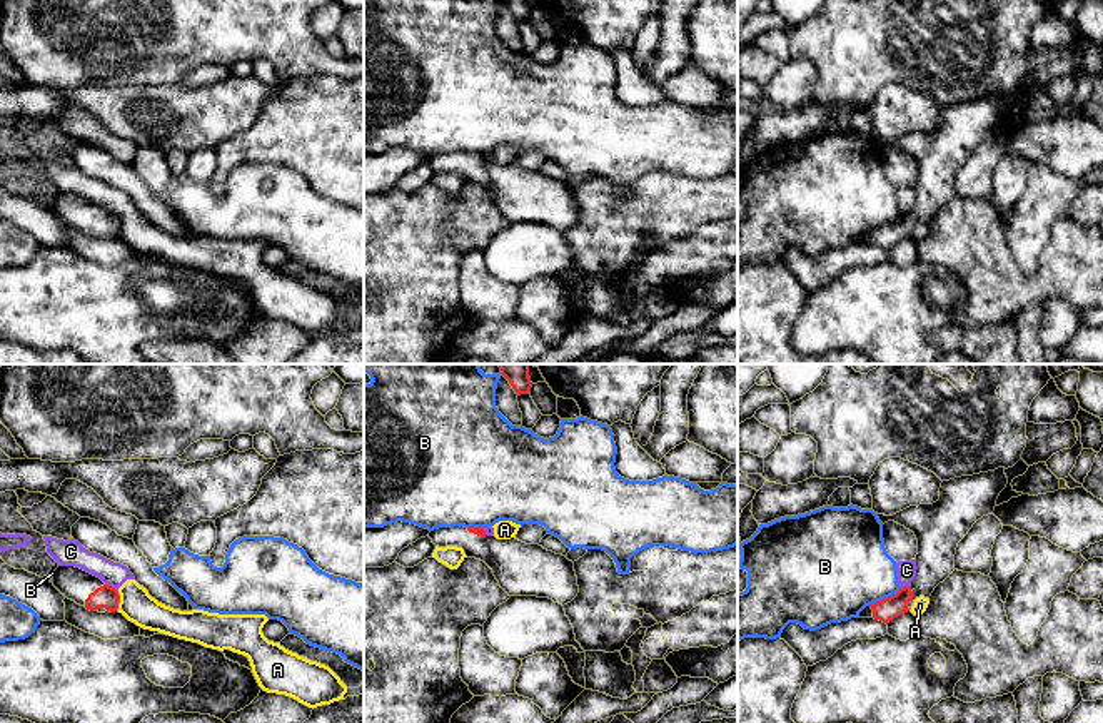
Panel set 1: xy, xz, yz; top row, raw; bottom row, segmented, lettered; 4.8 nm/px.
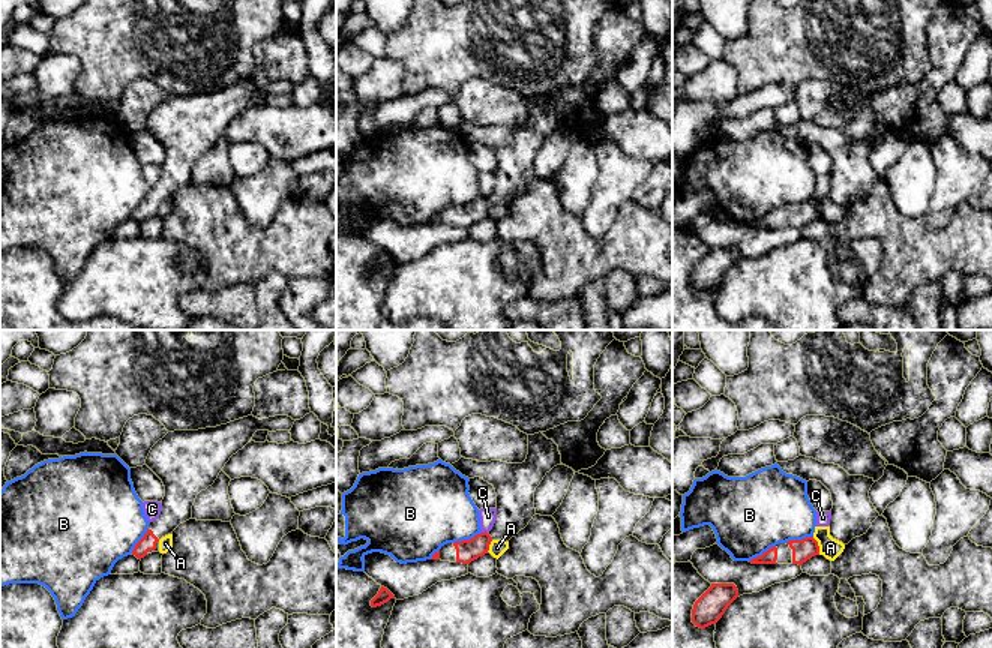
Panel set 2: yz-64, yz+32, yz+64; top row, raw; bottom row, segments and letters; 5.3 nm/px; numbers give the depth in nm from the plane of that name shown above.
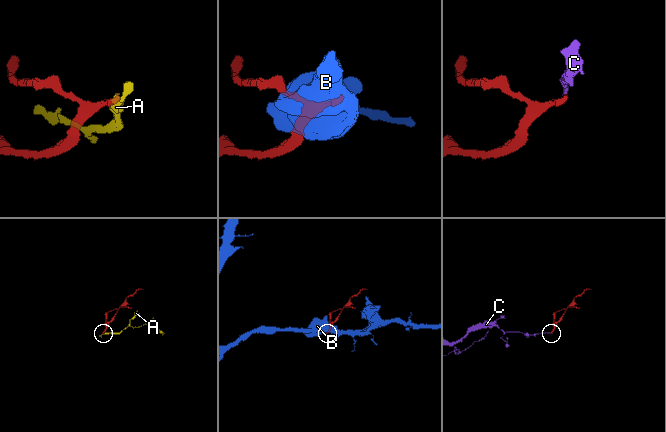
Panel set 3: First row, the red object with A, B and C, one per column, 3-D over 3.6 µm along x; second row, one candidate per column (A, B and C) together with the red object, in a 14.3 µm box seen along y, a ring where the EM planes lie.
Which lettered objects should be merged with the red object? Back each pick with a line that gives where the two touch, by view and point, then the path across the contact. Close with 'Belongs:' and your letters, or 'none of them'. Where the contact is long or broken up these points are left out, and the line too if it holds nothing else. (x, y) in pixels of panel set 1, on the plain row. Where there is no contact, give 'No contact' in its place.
Belongs: none of them

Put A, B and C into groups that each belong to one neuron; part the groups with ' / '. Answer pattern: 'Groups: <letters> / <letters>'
Groups: A C / B

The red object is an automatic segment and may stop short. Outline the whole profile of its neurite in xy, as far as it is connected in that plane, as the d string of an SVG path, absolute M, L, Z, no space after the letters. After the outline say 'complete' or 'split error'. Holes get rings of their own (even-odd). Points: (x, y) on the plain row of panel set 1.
M58 192L53 197L53 212L68 225L90 237L115 239L118 235L118 215L105 210L100 204L75 194Z | split error

